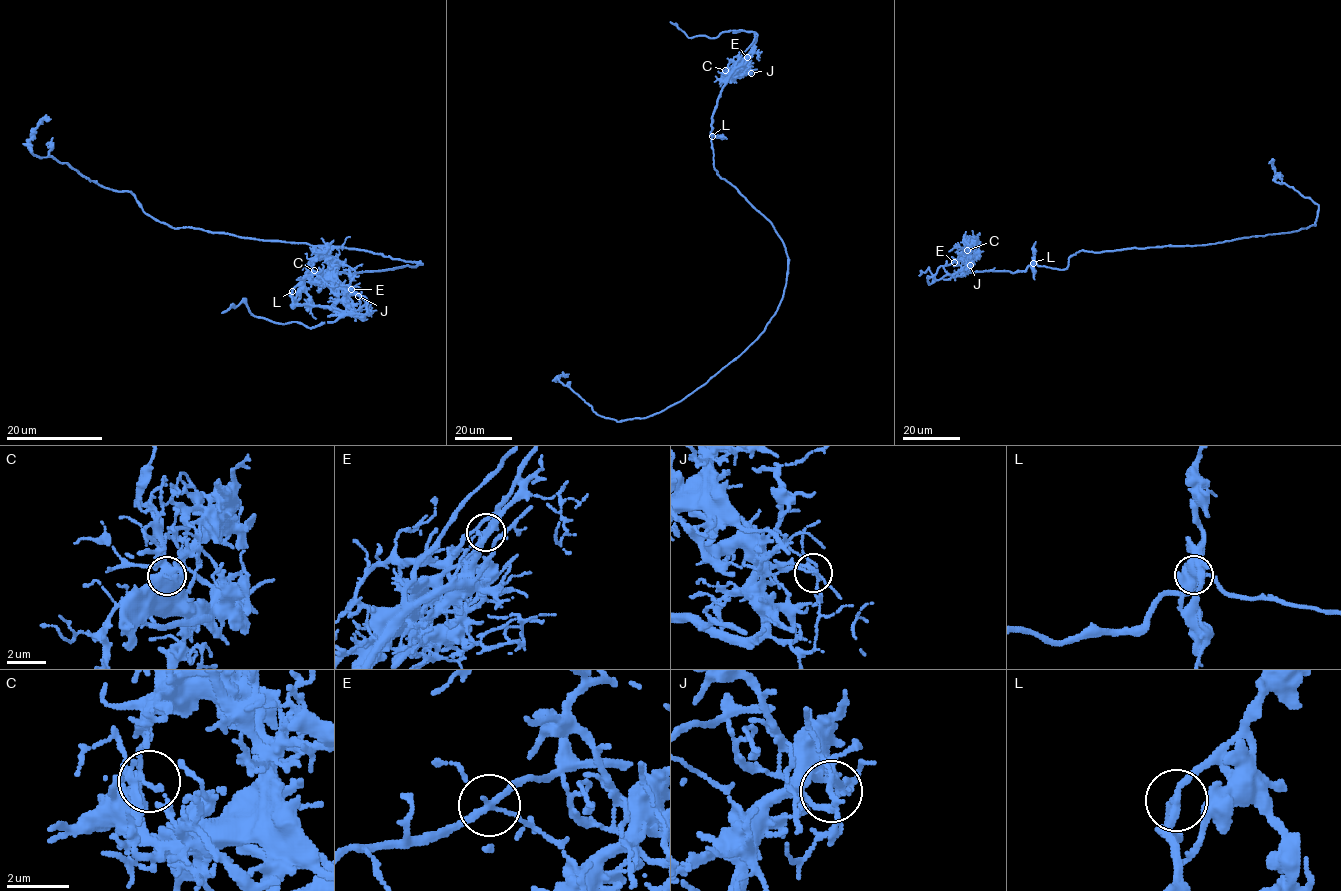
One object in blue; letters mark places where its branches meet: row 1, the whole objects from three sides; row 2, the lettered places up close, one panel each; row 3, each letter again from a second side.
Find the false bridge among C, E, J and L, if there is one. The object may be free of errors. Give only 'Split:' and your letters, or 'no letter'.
Split: E

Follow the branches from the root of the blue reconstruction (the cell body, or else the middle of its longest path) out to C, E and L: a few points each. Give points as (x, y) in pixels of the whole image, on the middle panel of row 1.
C: (786, 252), (772, 224), (714, 168), (710, 132), (717, 99), (729, 75), (743, 64), (745, 58), (725, 70)
E: (786, 252), (772, 224), (722, 179), (713, 165), (710, 132), (717, 99), (729, 75), (743, 64), (747, 57)
L: (786, 252), (772, 224), (714, 168), (712, 136)

